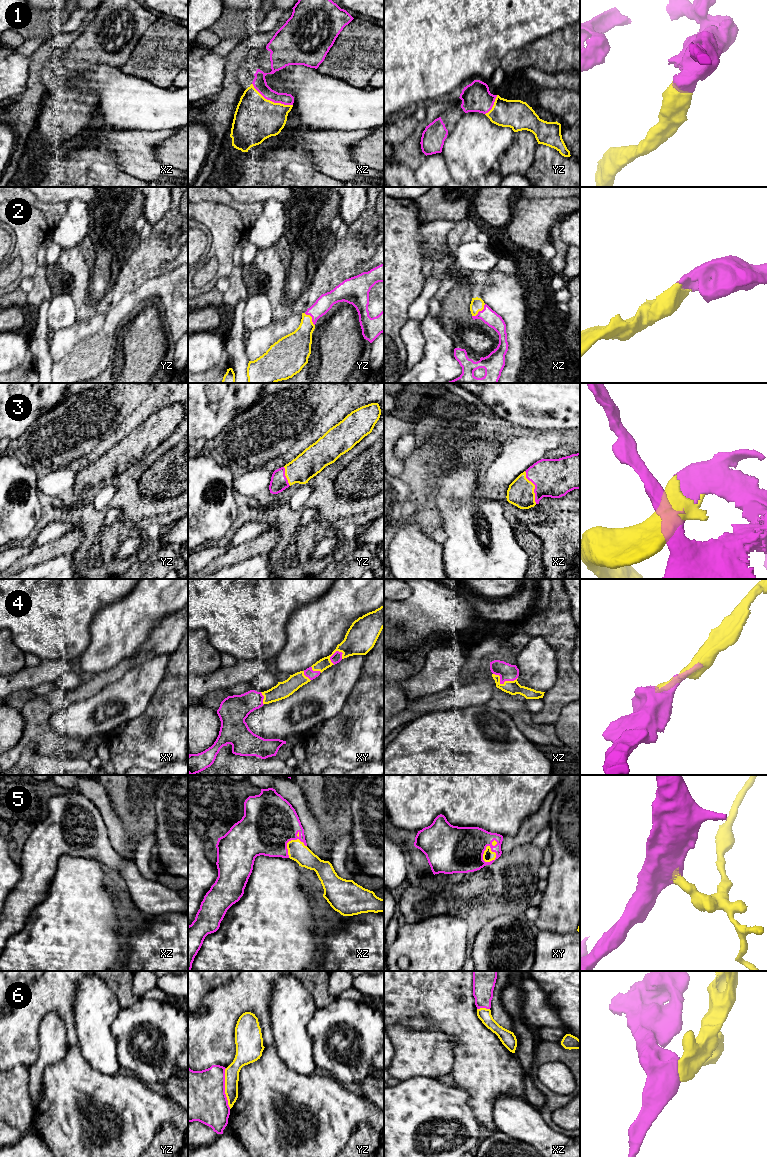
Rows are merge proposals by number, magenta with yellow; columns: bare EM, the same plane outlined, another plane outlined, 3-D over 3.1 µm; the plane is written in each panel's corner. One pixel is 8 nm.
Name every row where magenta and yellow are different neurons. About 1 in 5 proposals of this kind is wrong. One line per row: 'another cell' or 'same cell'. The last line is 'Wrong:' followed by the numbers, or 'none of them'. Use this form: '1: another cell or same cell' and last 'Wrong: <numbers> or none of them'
1: same cell
2: same cell
3: same cell
4: same cell
5: same cell
6: another cell
Wrong: 6

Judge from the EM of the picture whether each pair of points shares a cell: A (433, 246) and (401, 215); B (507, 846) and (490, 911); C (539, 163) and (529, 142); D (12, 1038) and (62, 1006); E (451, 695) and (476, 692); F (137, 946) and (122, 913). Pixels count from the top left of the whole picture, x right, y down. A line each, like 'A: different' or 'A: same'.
A: different
B: different
C: different
D: same
E: same
F: different

